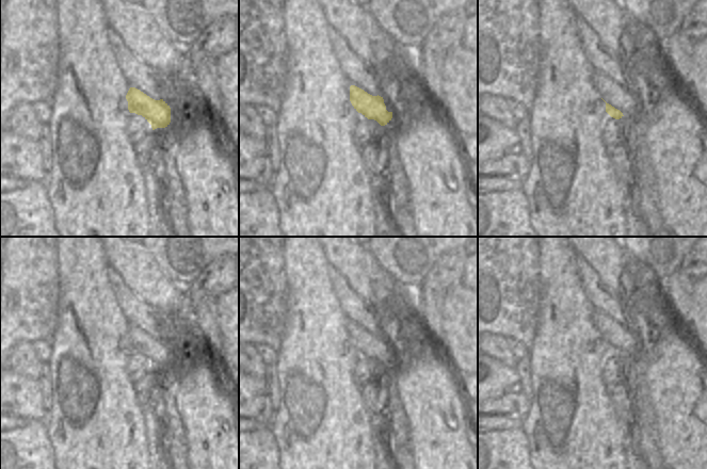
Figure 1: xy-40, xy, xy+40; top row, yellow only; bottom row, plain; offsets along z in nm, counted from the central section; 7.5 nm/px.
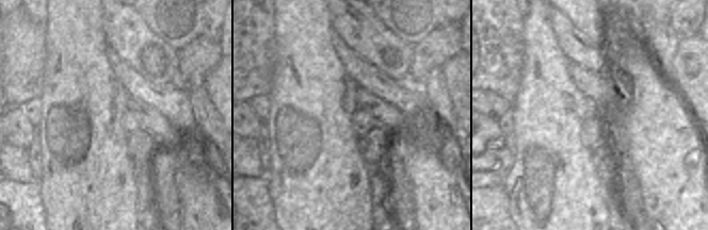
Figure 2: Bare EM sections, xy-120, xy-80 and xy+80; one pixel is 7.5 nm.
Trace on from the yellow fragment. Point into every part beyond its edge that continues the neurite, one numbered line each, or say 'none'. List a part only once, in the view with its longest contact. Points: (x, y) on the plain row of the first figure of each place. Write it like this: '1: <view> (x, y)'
1: xy+40 (617, 334).

